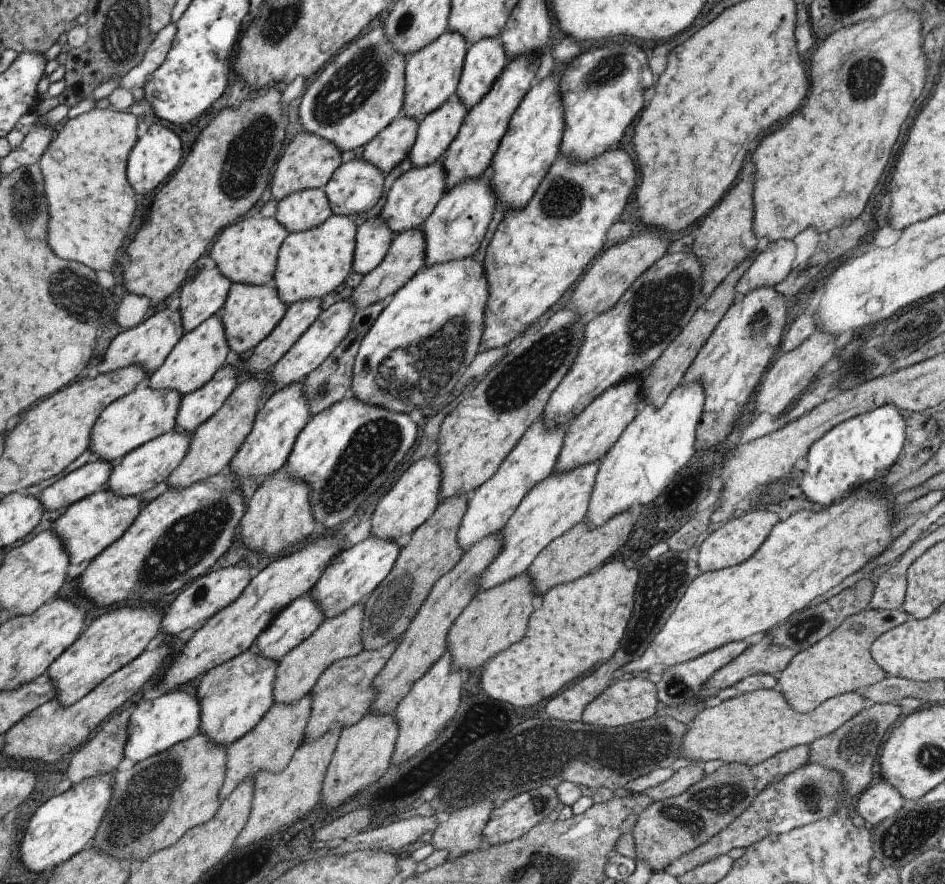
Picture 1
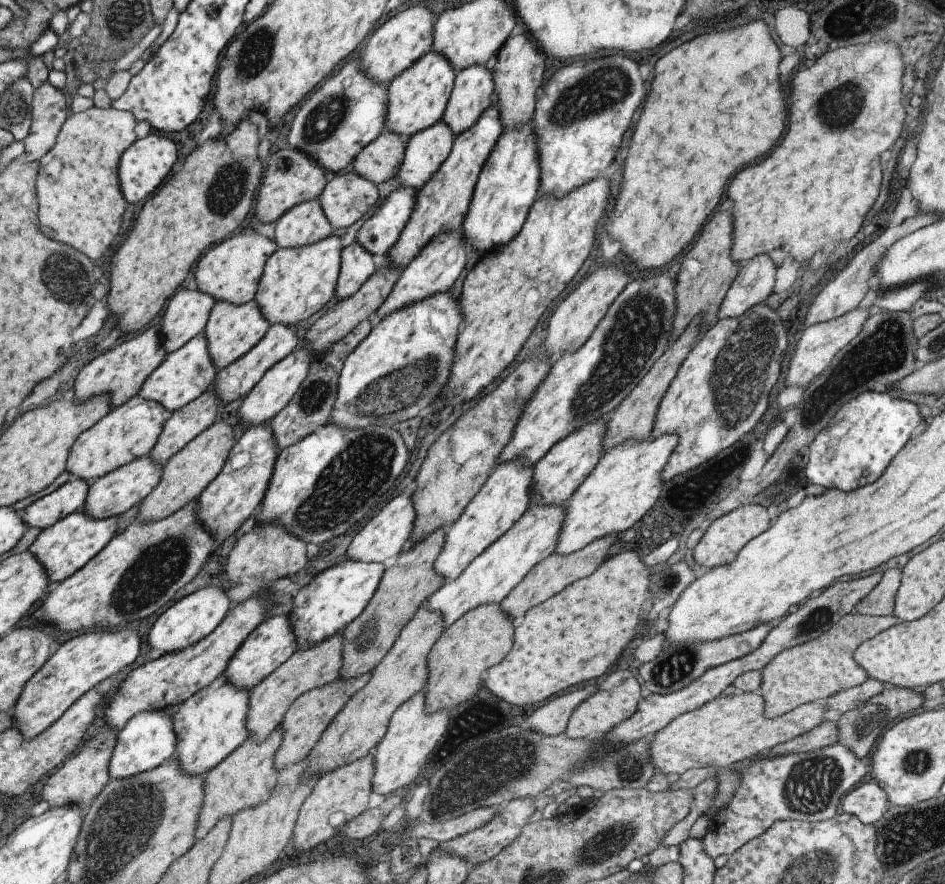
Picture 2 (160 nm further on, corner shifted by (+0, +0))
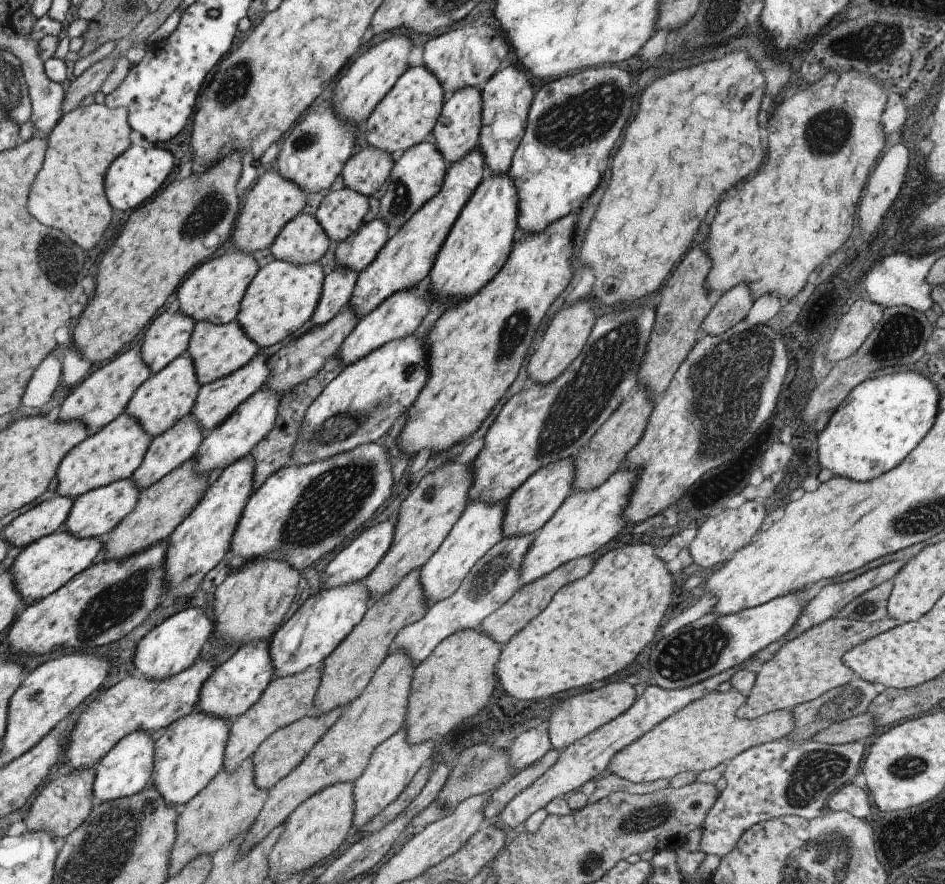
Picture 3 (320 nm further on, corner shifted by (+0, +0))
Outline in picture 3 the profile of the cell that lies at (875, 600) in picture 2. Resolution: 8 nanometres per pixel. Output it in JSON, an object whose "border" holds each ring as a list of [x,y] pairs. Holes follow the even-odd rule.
{"border":[[[892,579],[866,590],[850,600],[836,616],[841,619],[872,623],[887,616],[886,602],[892,587]]]}

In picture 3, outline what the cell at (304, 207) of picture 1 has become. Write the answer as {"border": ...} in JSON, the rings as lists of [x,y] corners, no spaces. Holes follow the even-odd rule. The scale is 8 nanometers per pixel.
{"border":[[[299,213],[277,233],[268,251],[277,261],[292,265],[317,263],[329,240],[312,215]]]}

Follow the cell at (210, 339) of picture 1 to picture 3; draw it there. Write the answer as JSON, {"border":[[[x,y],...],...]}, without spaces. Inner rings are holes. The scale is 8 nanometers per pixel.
{"border":[[[183,352],[169,362],[165,368],[149,375],[149,378],[139,385],[139,388],[128,400],[124,413],[133,417],[141,430],[146,432],[149,437],[159,437],[161,433],[171,428],[179,420],[189,416],[199,389],[200,384],[193,372],[193,363],[190,361],[189,355]]]}

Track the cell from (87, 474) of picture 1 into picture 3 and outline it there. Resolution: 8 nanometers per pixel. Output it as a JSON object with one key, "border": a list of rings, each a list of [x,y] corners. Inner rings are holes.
{"border":[[[53,497],[13,518],[1,531],[9,548],[26,547],[62,528],[72,505],[67,497]]]}

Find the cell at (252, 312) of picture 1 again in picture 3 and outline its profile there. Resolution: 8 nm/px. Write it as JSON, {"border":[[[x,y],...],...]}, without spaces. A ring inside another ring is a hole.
{"border":[[[234,320],[222,325],[197,321],[192,328],[185,352],[193,363],[193,372],[201,388],[245,366],[256,356],[257,349],[258,346],[243,334]]]}

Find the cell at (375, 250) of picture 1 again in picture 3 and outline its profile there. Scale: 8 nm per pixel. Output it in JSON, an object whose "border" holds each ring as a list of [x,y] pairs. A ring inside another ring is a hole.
{"border":[[[337,267],[324,276],[317,304],[310,316],[312,326],[325,324],[348,304],[356,274]]]}

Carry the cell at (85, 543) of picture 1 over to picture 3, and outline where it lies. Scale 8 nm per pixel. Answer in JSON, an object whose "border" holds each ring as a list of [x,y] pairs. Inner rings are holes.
{"border":[[[61,528],[23,547],[8,568],[8,573],[20,598],[31,598],[35,602],[60,589],[76,574],[91,566],[101,547],[98,538],[76,539],[67,535]]]}

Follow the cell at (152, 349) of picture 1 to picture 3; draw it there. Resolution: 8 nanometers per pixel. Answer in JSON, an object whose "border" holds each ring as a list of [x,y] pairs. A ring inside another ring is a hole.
{"border":[[[131,349],[115,356],[109,362],[101,364],[69,392],[59,407],[58,420],[61,423],[79,421],[86,428],[88,436],[91,436],[124,412],[128,400],[149,375],[148,366],[140,359],[140,352]]]}

